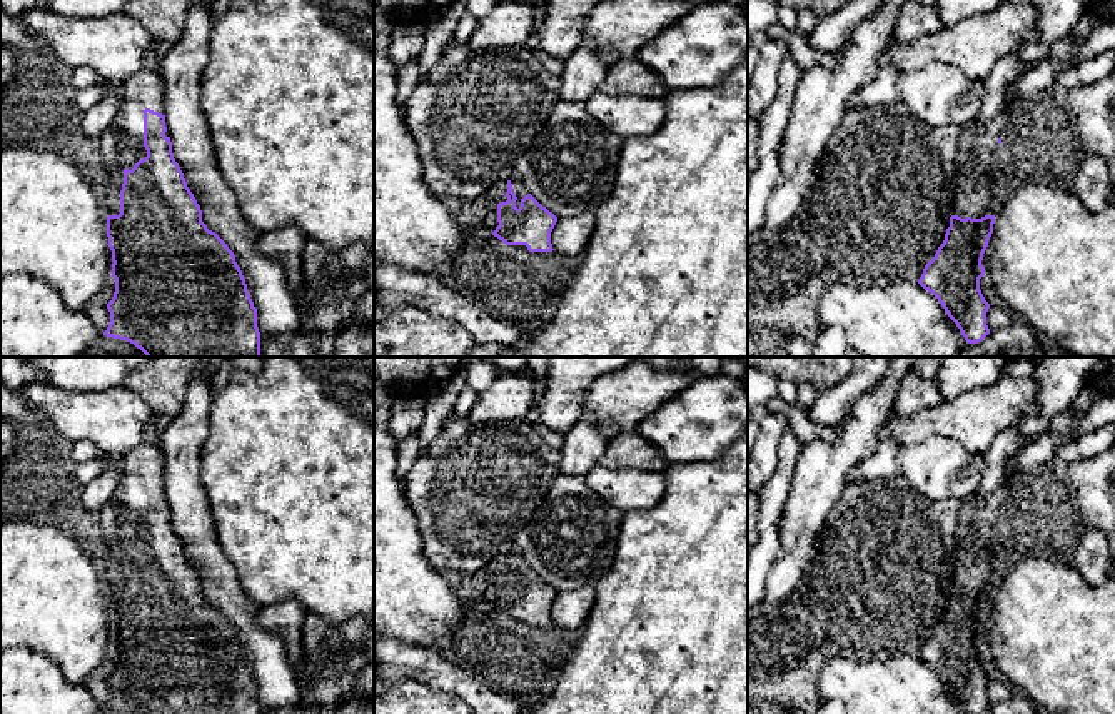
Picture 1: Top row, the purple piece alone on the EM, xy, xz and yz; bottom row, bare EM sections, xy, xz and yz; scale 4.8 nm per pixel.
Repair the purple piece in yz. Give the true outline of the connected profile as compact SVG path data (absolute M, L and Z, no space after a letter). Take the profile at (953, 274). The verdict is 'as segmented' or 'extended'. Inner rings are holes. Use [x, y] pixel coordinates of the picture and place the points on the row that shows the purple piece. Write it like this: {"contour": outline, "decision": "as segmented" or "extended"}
{"contour": "M1005 97L1003 110L991 122L978 127L963 127L956 148L955 199L950 227L946 229L943 244L938 247L935 257L925 265L918 280L925 290L938 299L968 344L978 344L990 334L986 325L990 304L980 290L980 279L985 275L981 260L993 234L995 214L1000 209L1001 197L995 192L991 163L995 150L1001 143L1010 108L1018 100L1020 98Z", "decision": "extended"}

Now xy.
{"contour": "M144 67L127 78L124 90L125 100L100 138L105 189L102 207L115 279L115 292L107 304L110 324L103 335L127 340L147 357L260 357L257 309L242 270L227 244L202 222L200 205L174 158L160 70Z", "decision": "extended"}

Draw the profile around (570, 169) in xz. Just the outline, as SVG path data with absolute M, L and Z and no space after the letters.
M558 100L534 143L516 160L514 177L558 219L593 212L613 189L623 138L599 123L584 103Z

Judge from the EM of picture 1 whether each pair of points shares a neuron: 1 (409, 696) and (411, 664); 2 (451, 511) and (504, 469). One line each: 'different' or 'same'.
1: different
2: same

